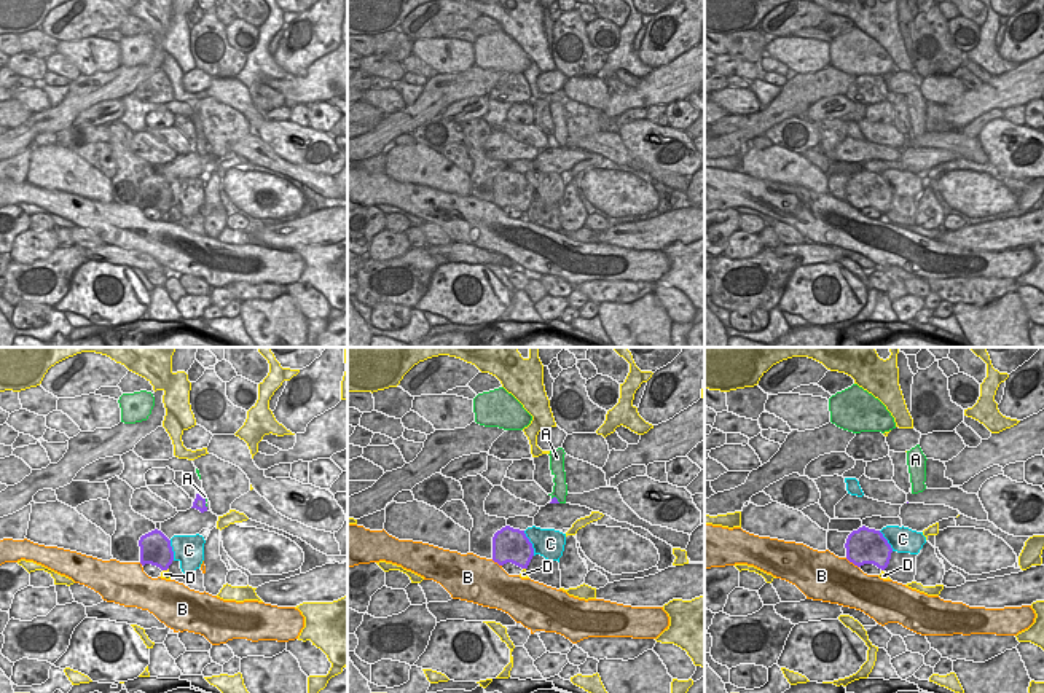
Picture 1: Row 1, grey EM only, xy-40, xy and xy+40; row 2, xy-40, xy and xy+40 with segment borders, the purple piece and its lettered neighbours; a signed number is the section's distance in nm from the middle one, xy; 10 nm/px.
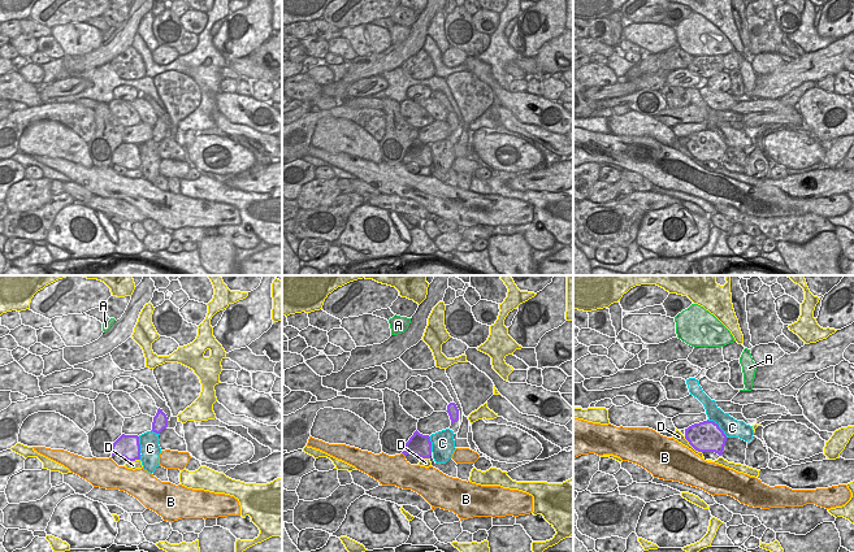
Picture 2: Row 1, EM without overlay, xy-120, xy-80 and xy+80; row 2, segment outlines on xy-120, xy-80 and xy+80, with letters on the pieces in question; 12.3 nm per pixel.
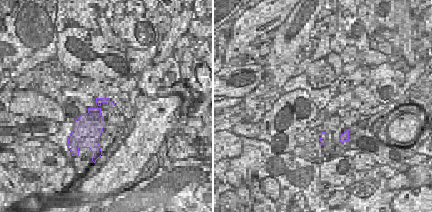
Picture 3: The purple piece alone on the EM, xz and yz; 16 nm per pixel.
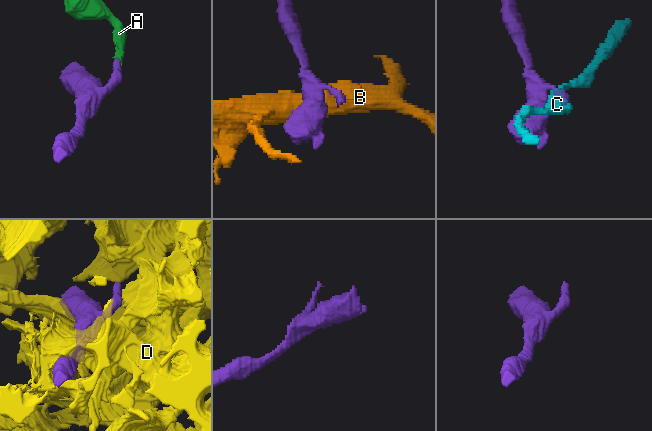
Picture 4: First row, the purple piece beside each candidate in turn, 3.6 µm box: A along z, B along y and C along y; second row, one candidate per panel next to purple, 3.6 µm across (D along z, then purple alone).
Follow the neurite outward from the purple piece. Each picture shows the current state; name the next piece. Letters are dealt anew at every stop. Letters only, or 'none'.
A

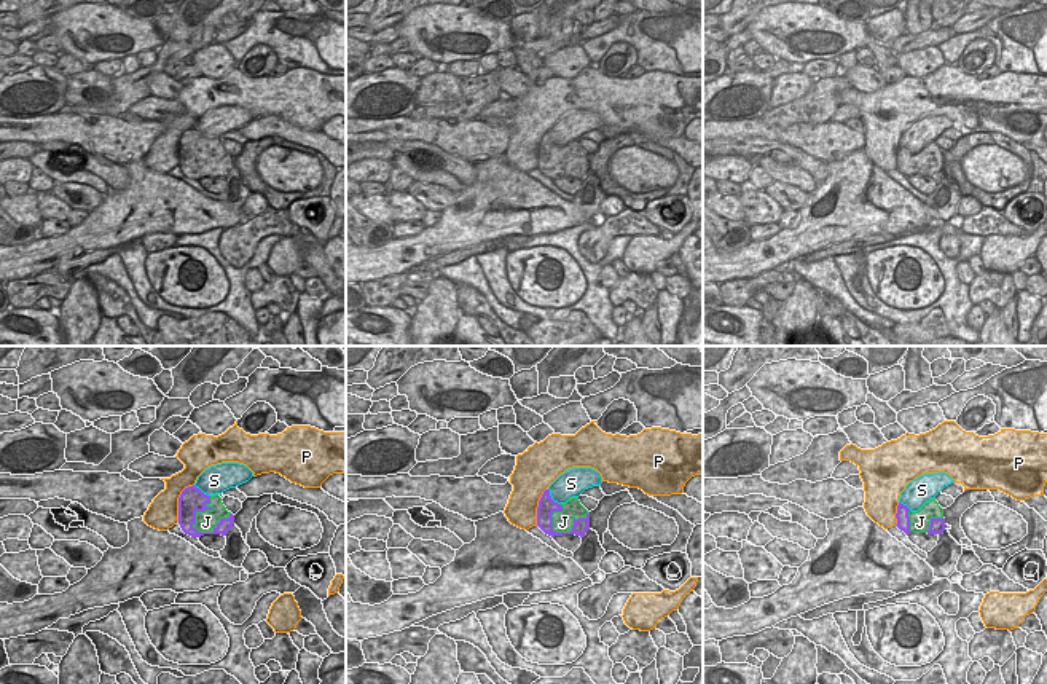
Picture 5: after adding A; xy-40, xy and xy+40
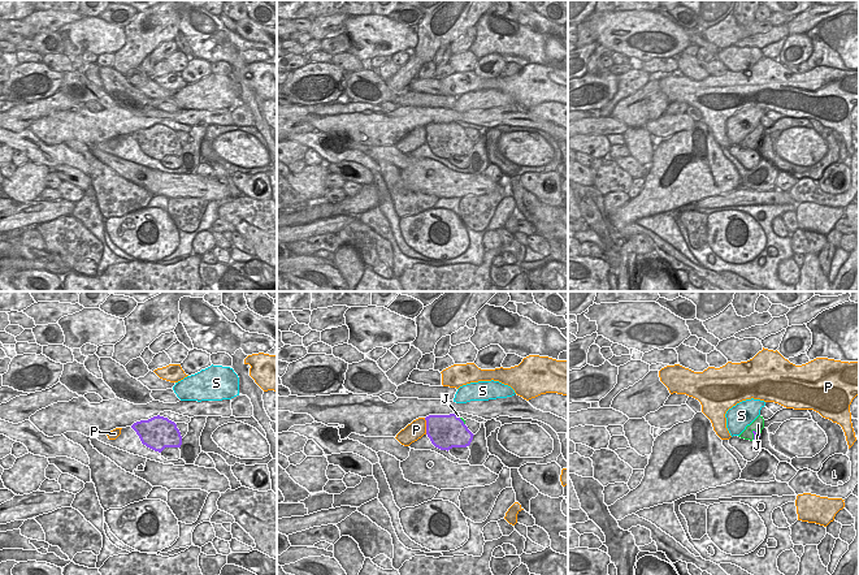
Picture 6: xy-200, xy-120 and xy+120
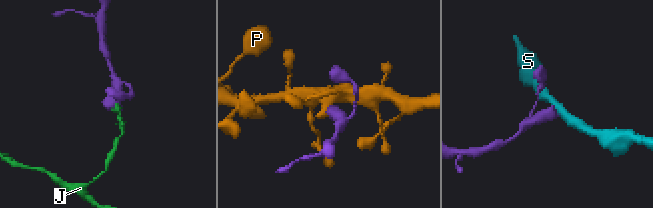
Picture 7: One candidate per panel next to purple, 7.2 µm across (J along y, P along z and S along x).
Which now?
none

